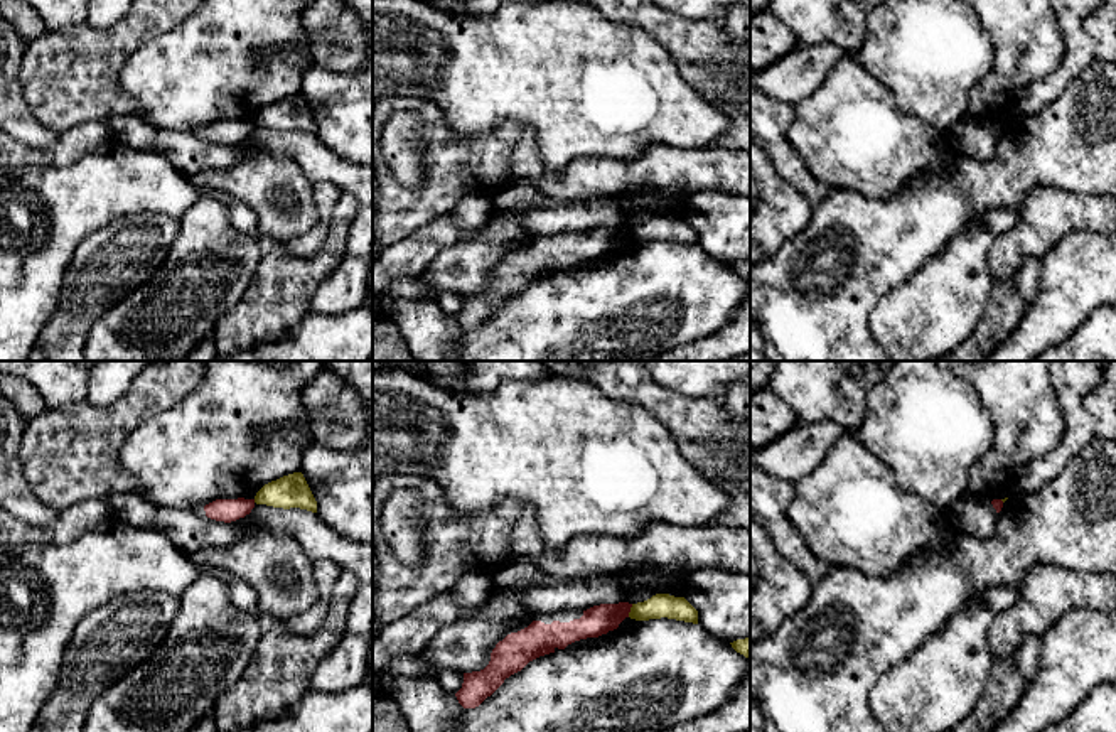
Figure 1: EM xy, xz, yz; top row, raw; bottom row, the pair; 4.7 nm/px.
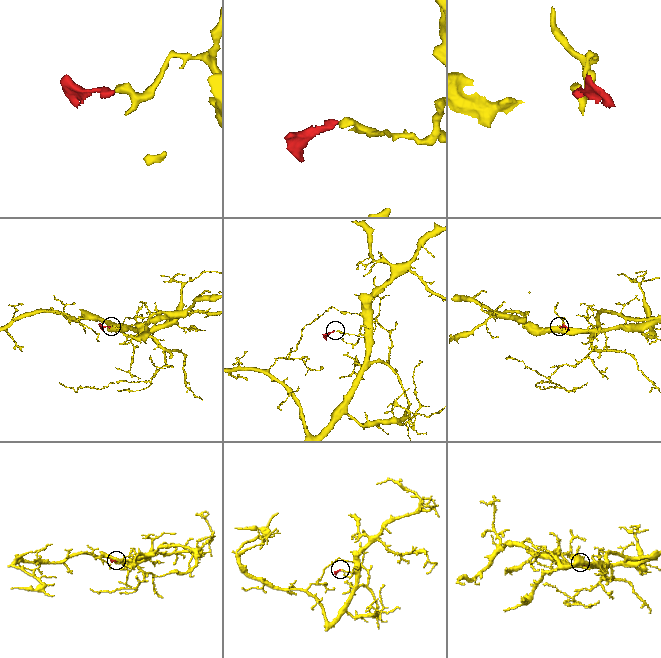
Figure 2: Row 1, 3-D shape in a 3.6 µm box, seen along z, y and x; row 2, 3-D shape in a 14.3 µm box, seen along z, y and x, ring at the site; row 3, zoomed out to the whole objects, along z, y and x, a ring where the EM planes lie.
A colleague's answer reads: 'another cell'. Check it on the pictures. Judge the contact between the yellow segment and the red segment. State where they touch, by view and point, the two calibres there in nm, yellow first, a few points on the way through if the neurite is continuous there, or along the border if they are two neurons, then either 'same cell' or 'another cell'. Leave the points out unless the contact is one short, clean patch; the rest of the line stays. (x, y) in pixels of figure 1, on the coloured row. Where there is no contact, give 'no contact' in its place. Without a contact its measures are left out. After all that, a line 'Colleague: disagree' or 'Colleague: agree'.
meets yellow in xz at (631, 611); 110 nm thick on the yellow side, 140 nm on the other; border along xz (633, 604), (627, 616); another cell
Colleague: agree

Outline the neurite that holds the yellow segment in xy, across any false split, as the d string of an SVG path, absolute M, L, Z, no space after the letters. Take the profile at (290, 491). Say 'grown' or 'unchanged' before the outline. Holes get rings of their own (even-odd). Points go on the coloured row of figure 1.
unchanged | M293 472L265 484L256 492L255 503L283 509L300 508L317 513L317 501L302 472Z

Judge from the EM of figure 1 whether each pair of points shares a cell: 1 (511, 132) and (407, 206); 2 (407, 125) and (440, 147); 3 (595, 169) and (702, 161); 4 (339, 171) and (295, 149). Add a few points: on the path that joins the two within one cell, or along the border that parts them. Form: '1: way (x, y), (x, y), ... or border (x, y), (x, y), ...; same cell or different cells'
1: way (486, 156), (474, 167), (461, 167), (432, 196); same cell
2: border (420, 115), (427, 161), (425, 176); different cells
3: way (622, 171), (675, 171); same cell
4: way (329, 167), (321, 164), (305, 149); same cell

